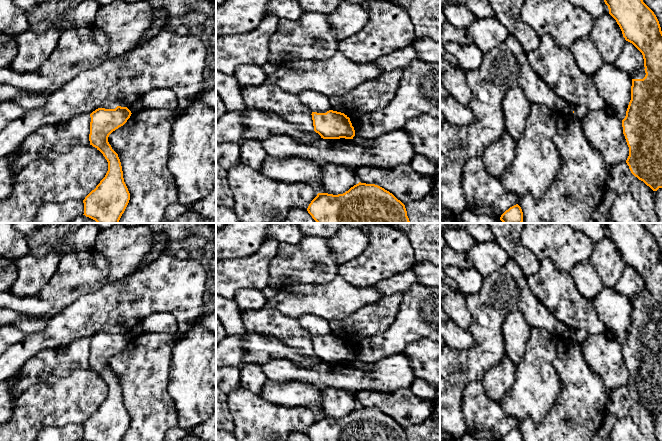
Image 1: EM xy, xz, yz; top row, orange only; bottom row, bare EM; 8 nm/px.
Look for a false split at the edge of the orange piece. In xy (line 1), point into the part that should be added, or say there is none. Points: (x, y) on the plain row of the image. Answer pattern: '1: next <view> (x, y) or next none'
1: next none

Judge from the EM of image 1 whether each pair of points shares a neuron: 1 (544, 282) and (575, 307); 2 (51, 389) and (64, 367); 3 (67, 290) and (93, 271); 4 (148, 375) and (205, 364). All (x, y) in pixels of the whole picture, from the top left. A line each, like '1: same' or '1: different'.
1: same
2: different
3: same
4: different

